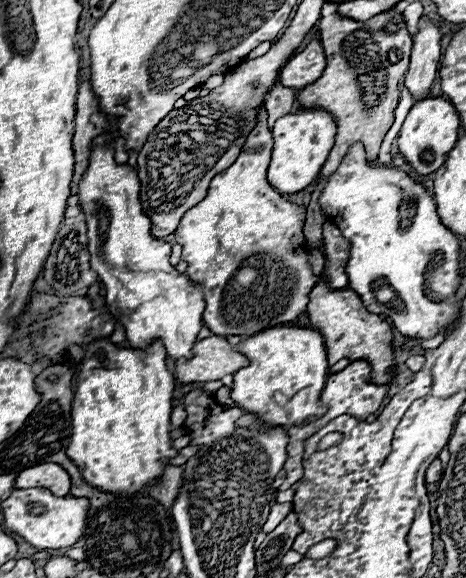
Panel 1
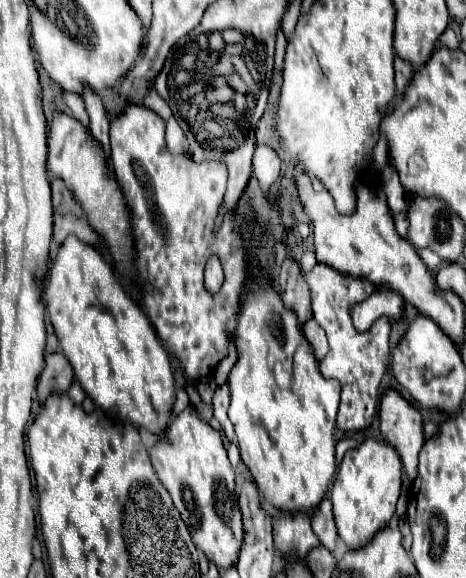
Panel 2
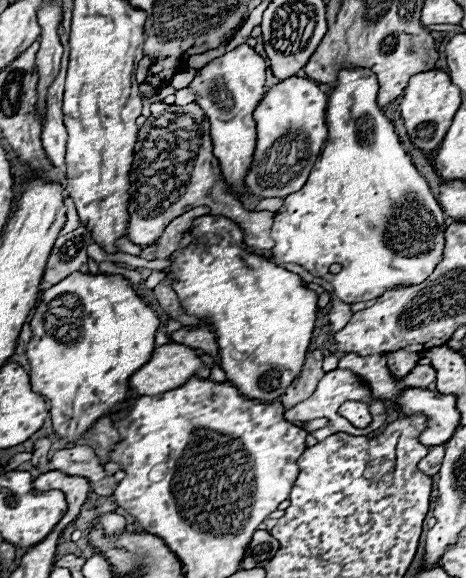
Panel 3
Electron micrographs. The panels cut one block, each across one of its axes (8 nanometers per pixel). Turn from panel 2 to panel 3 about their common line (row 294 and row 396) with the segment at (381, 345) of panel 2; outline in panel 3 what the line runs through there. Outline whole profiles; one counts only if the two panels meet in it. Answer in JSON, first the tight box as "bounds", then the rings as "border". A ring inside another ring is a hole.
{"bounds":[284,368,386,440],"border":[[[336,368],[336,370],[332,370],[332,372],[326,372],[326,376],[320,380],[316,392],[314,392],[308,400],[304,400],[304,402],[296,404],[294,408],[286,410],[284,418],[290,420],[290,422],[294,422],[294,420],[306,422],[306,420],[312,420],[312,418],[328,418],[328,424],[330,424],[330,426],[328,426],[328,428],[322,428],[318,434],[314,432],[314,436],[316,436],[318,440],[324,438],[322,434],[334,434],[334,432],[348,432],[348,434],[356,434],[356,436],[366,436],[366,434],[374,432],[376,428],[380,428],[380,426],[384,424],[384,420],[386,420],[386,408],[384,408],[382,402],[376,402],[376,400],[370,398],[370,388],[368,388],[368,382],[366,382],[366,380],[362,380],[360,376],[356,376],[356,374],[350,372],[350,370]],[[346,400],[368,400],[368,402],[370,402],[372,424],[370,424],[368,428],[354,428],[346,418],[342,418],[342,416],[338,414],[340,404],[346,402]]]}

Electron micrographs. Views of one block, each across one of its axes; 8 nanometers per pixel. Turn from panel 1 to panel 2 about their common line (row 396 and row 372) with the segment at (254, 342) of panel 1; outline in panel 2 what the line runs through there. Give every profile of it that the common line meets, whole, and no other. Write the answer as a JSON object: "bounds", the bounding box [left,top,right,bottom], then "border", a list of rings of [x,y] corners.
{"bounds":[228,280,340,510],"border":[[[268,280],[250,286],[238,316],[234,344],[238,362],[228,378],[232,394],[228,418],[234,424],[240,458],[274,508],[316,510],[336,472],[334,422],[340,386],[320,374],[296,314],[284,308],[276,286]]]}

